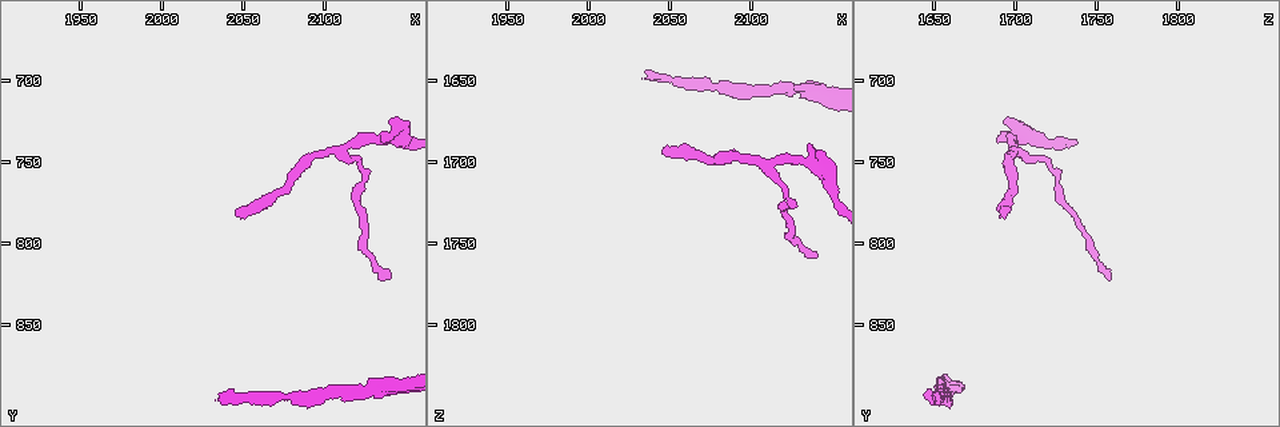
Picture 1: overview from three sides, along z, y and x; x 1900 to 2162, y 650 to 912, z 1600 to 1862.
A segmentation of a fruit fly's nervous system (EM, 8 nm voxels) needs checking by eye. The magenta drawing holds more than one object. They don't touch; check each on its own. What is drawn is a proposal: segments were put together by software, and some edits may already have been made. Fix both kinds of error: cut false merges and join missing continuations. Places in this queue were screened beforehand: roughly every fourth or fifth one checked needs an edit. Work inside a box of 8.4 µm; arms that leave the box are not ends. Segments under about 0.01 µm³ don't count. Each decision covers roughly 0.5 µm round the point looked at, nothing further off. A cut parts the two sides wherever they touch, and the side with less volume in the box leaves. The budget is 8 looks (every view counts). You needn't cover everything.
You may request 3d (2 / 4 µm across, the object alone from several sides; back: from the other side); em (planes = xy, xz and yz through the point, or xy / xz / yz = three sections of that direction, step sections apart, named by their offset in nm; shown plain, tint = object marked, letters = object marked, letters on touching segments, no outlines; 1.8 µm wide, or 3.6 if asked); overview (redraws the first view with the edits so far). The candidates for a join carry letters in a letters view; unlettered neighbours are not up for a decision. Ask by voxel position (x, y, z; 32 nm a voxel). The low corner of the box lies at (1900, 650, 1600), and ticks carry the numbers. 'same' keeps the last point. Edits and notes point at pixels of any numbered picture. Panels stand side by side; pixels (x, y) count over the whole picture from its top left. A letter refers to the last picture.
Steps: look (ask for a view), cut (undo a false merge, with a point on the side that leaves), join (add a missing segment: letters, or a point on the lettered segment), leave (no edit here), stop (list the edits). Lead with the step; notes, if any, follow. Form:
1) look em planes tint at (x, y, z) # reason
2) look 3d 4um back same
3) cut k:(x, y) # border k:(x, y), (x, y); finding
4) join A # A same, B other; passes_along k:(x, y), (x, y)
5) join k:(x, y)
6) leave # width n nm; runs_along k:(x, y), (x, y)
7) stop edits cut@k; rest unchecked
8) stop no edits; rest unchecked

look em yz step 8 letters at (2036, 898, 1650) # tapers out

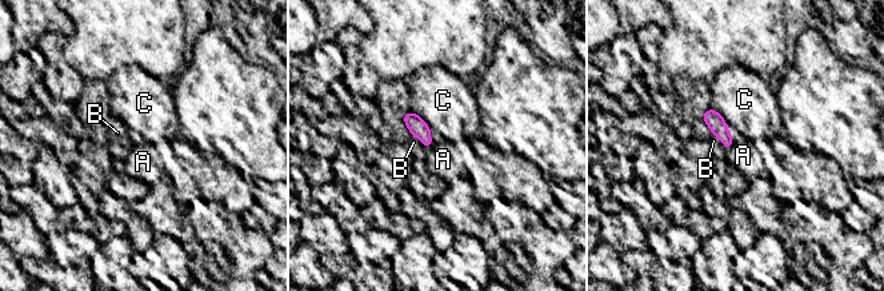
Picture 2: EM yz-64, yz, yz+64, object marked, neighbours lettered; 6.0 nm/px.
join B # longest_contact C 180 nm; A other, B same, C other; it goes on there

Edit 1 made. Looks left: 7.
look em xy step 16 letters at (2046, 782, 1692) # branch stops here

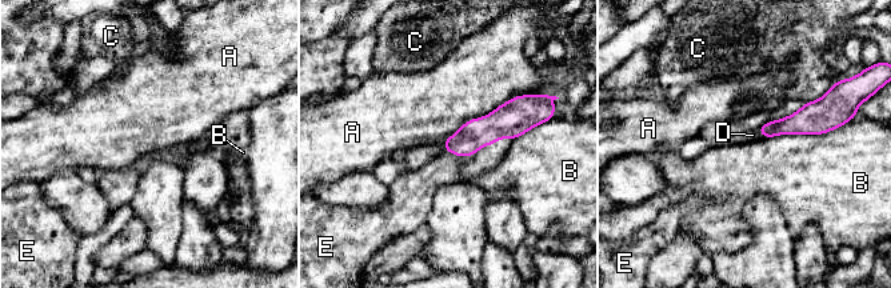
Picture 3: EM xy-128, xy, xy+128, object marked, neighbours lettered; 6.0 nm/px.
look em planes letters same # cut it another way

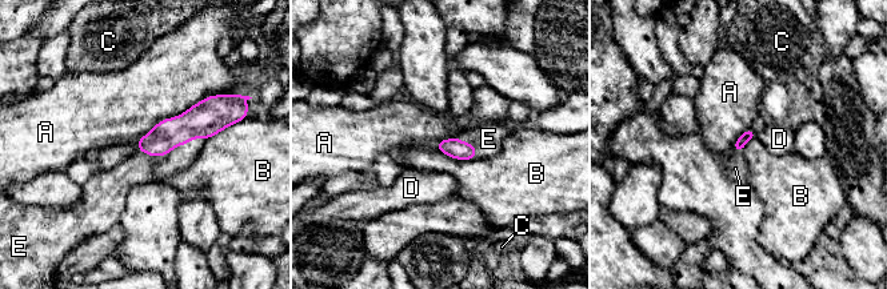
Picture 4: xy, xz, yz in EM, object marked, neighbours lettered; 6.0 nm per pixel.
join E # A other, B other, C other, D other, E same; passes_along 4:(200, 120), (171, 149), (140, 168); the cell continues

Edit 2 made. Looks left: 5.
stop edits join@2, join@4; rest unchecked

